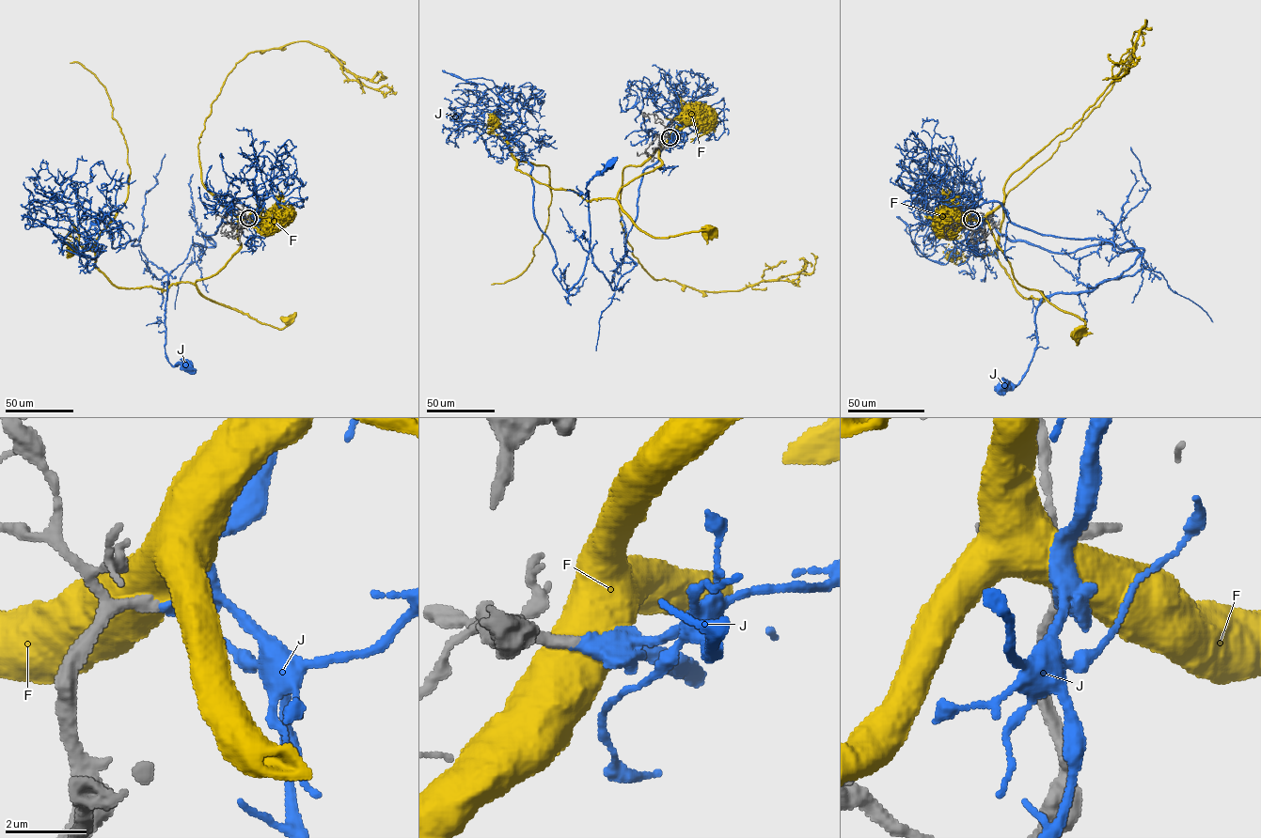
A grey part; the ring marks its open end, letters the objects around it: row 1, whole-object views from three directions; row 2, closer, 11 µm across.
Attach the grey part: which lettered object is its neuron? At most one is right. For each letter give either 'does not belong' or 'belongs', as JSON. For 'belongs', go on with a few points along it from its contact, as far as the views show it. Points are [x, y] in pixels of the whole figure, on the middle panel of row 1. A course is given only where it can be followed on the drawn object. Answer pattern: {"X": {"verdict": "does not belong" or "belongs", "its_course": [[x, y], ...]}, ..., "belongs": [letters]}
{"F": {"verdict": "does not belong"}, "J": {"verdict": "belongs", "its_course": [[669, 137], [659, 160], [643, 172], [625, 244], [637, 264], [613, 290], [592, 262], [586, 189], [608, 164]]}, "belongs": ["J"]}

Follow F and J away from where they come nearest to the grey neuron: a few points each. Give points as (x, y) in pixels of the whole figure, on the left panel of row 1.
F: (248, 218), (238, 219), (238, 251), (215, 273), (197, 280), (197, 288), (260, 322), (283, 329), (286, 320)
J: (248, 218), (236, 202), (204, 235), (215, 246), (193, 244), (168, 276), (165, 353), (187, 366)

